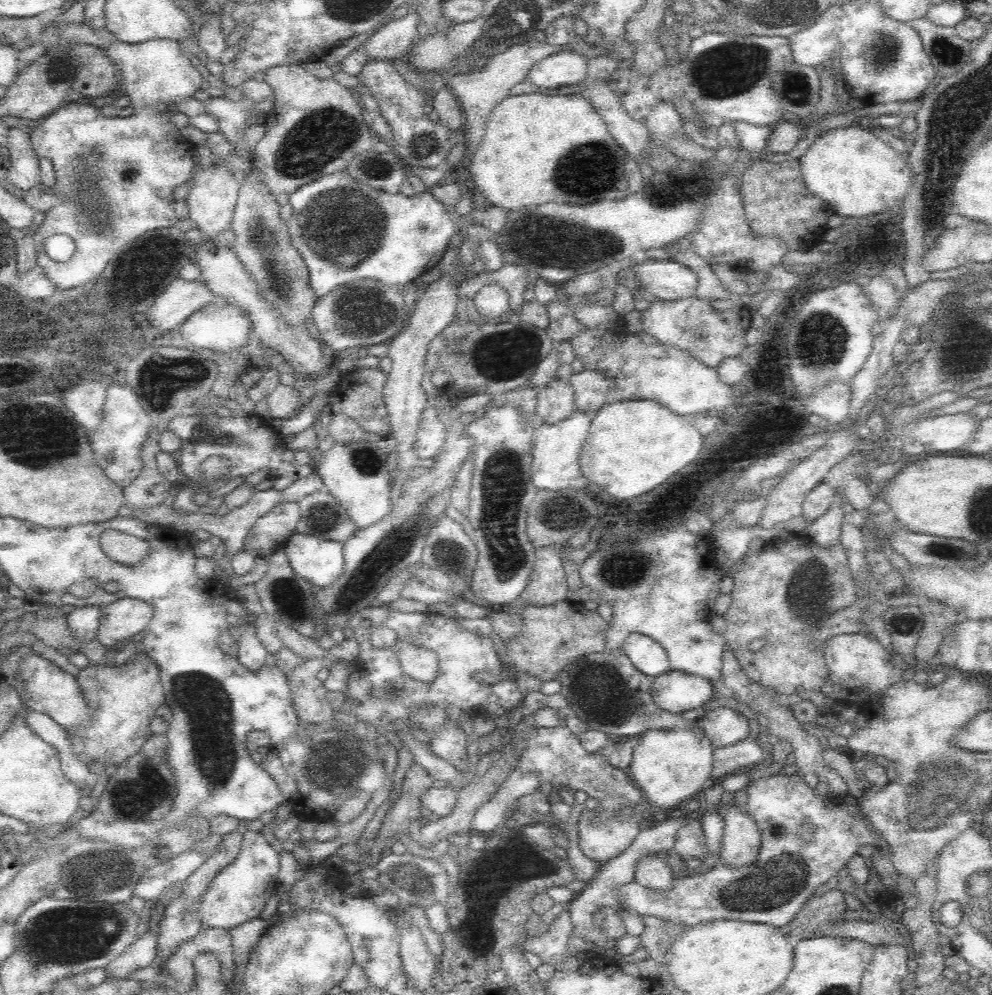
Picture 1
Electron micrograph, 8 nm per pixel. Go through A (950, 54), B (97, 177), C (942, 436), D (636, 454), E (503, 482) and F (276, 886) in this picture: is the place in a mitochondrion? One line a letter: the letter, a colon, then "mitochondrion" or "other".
A: mitochondrion
B: mitochondrion
C: other
D: other
E: mitochondrion
F: other

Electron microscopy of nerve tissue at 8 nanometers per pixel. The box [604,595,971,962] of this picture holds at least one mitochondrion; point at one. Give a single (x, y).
(768, 887)

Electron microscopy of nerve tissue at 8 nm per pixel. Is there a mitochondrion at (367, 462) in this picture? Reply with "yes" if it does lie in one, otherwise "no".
yes

